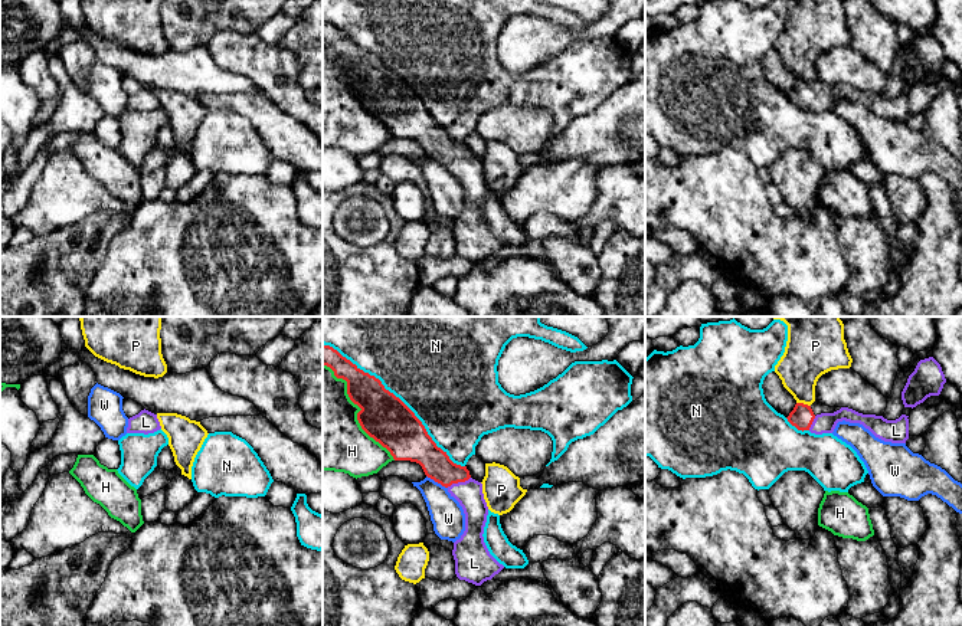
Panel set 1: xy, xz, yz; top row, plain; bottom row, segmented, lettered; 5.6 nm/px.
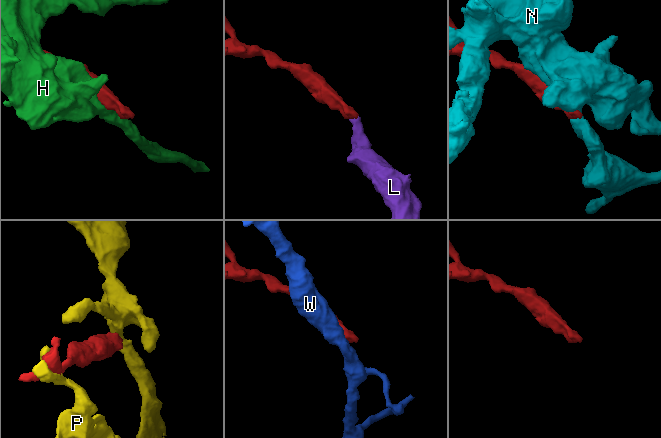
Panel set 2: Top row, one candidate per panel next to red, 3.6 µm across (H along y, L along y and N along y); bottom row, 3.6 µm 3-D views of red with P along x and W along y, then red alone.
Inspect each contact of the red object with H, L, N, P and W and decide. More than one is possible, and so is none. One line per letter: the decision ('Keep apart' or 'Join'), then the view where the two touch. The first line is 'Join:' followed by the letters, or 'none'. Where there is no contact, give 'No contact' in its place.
Join: L
H: Keep apart. Touches red in xz
L: Join. Touches red in xz
N: Keep apart. Touches red in xz
P: Keep apart. Touches red in yz
W: Keep apart. Touches red in xz

